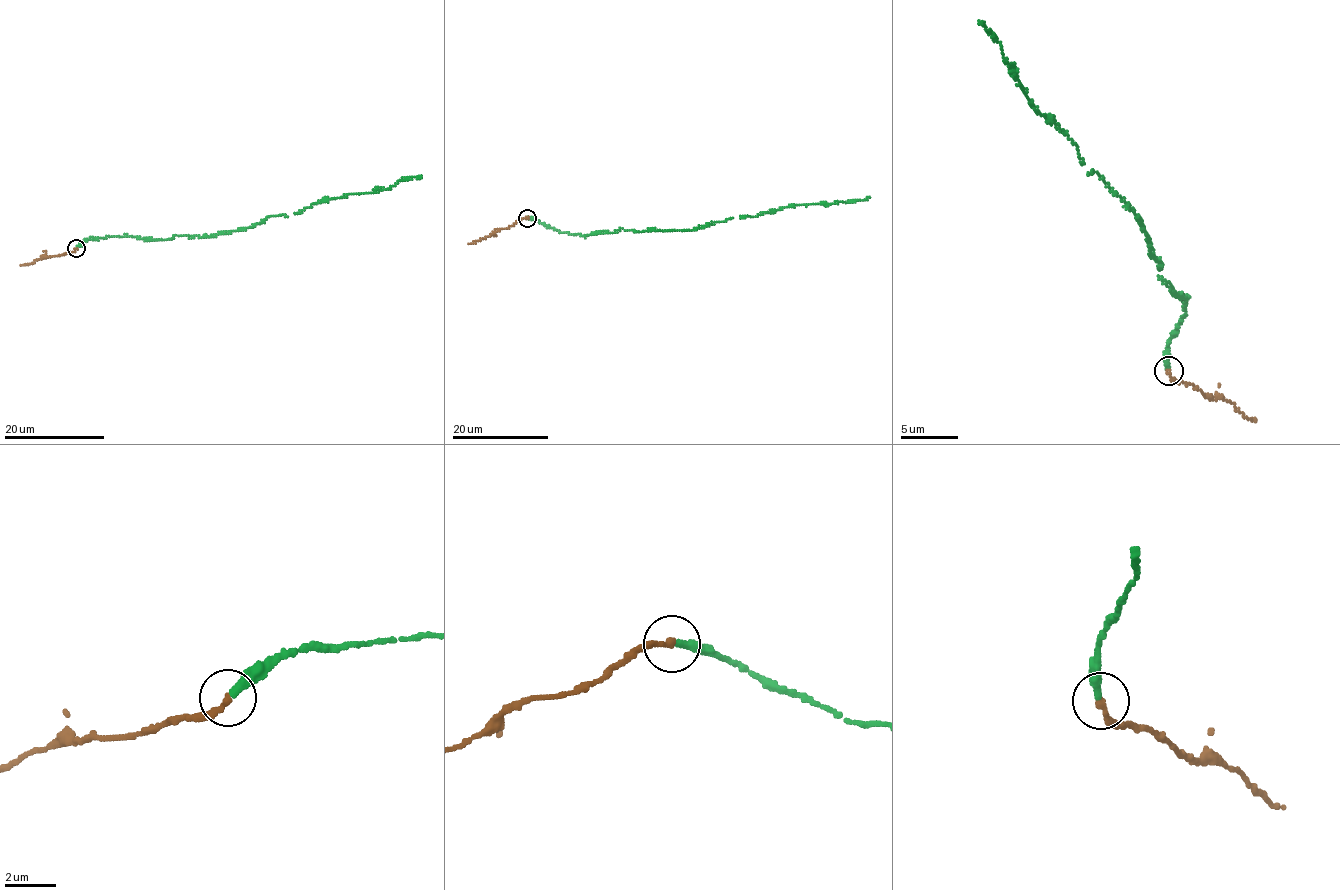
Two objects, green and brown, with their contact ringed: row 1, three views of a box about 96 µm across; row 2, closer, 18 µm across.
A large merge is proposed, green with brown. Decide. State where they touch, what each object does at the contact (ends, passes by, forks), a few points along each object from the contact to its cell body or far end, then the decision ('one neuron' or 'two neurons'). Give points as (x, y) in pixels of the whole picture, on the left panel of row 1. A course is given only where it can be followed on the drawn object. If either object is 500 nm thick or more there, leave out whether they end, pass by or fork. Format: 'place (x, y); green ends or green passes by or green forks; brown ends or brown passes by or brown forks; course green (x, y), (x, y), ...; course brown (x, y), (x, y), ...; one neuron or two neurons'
place (76, 248); green ends; brown ends; course green (76, 248), (112, 236), (159, 240), (215, 236), (421, 177); course brown (76, 248), (59, 256), (21, 264); one neuron

